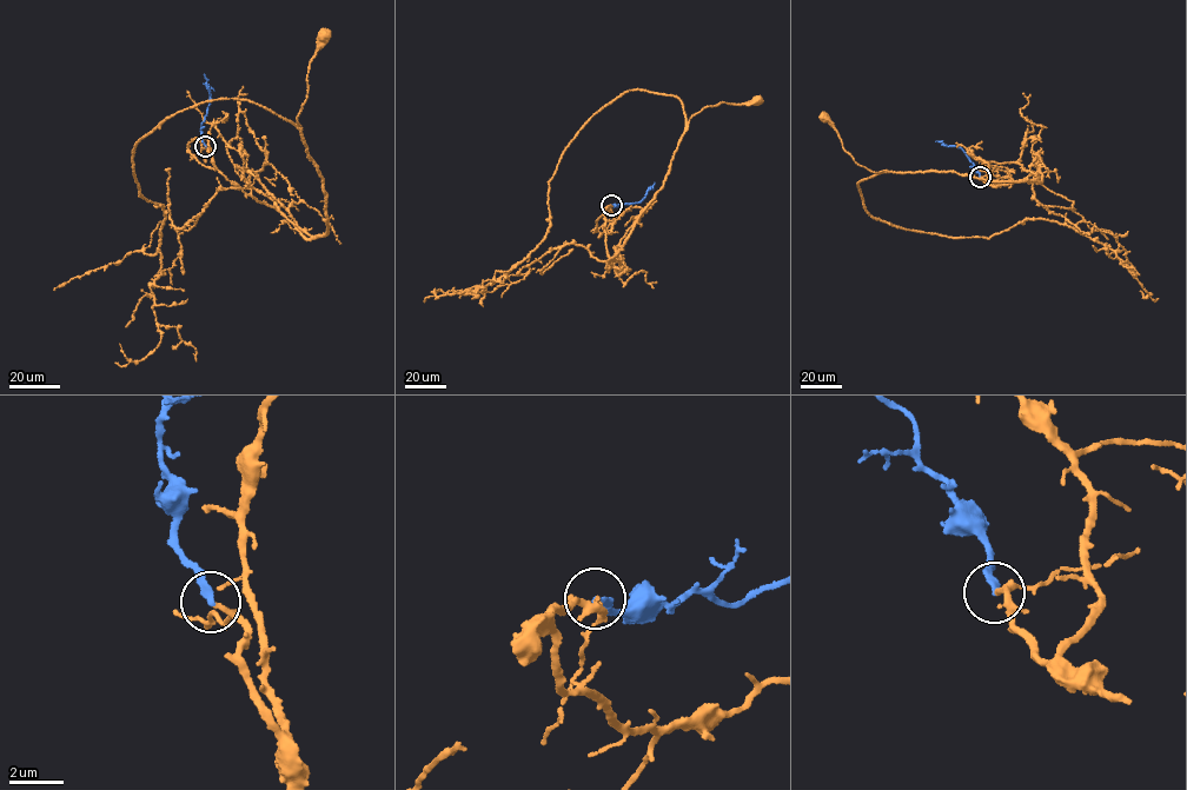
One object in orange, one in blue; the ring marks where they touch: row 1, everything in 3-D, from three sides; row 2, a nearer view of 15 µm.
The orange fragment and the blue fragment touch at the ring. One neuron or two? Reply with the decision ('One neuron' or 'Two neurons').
One neuron

